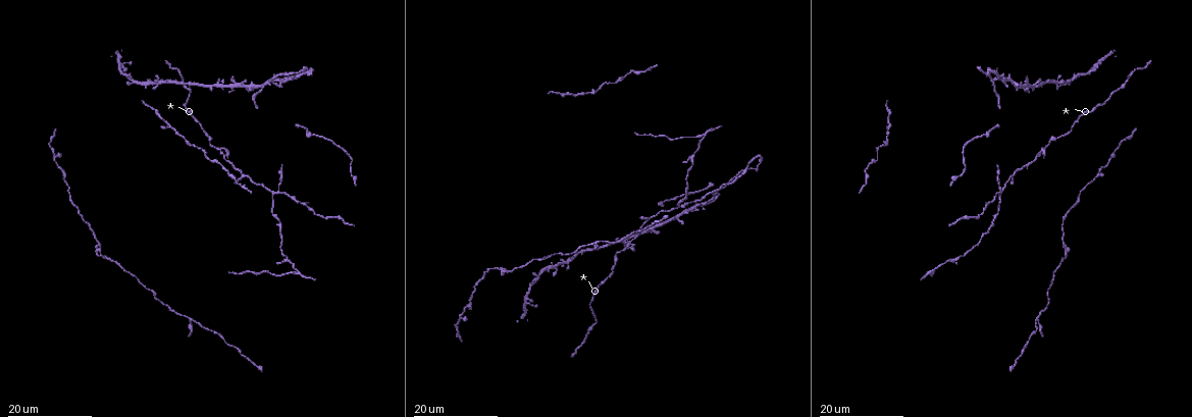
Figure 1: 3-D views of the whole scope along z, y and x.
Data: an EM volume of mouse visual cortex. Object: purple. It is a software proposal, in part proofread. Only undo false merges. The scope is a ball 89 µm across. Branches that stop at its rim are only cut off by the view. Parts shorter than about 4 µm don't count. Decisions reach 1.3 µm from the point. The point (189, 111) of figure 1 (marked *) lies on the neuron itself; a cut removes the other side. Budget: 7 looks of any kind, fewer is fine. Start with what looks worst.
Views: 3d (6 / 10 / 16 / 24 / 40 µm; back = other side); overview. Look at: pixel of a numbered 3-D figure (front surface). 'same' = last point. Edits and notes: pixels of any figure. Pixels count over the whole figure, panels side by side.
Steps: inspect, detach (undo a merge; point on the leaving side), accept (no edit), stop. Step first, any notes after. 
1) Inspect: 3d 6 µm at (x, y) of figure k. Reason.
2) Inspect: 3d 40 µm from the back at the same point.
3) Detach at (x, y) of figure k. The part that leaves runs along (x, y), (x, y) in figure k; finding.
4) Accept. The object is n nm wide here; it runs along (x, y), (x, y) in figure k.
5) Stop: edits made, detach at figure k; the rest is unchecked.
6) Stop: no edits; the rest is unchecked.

Inspect: 3d 16 µm at (273, 191) of figure 1. Four-way junction.

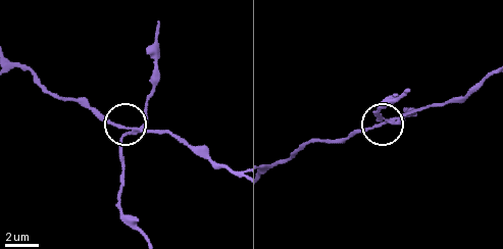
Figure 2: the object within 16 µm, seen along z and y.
Inspect: 3d 6 µm at (130, 131) of figure 2. Closer look.

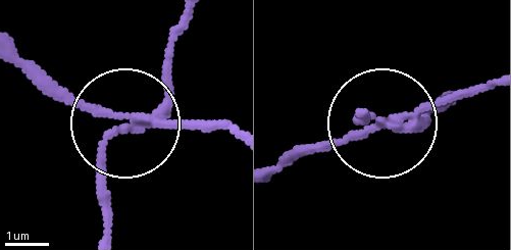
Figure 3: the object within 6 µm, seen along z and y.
Accept. 4 arms meet here; it runs along (271, 174), (487, 90) in figure 3; all the same neuron.

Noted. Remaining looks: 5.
Inspect: 3d 24 µm at (280, 80) of figure 1. Arms part here.

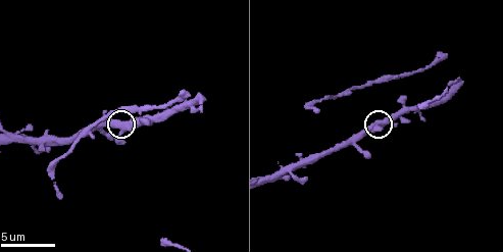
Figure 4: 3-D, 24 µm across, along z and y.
Inspect: 3d 6 µm at (125, 130) of figure 4.

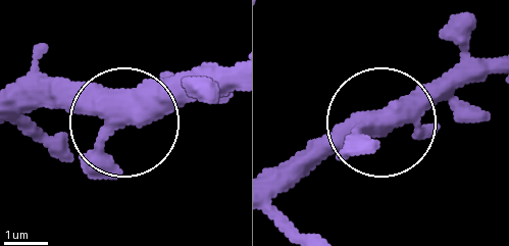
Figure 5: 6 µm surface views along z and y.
Accept. 3 arms meet here; it runs along (20, 112), (98, 109), (131, 119), (193, 68) in figure 5; one neuron here.

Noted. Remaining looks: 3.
Inspect: 3d 16 µm at (159, 80) of figure 1. Four or more arms meet.

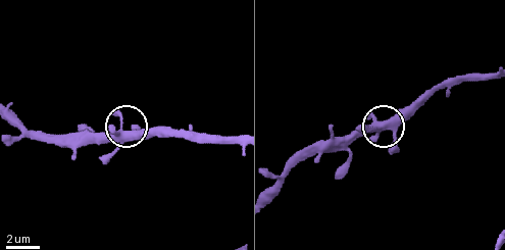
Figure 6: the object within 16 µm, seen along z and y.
Inspect: 3d 10 µm at (129, 134) of figure 6.

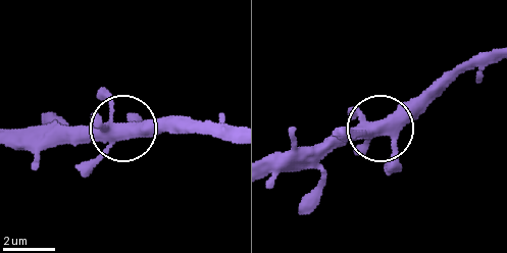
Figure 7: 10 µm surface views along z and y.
Accept. The object is 420 nm wide here; all the same neuron.

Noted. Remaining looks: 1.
Stop: no edits; the rest is unchecked.

